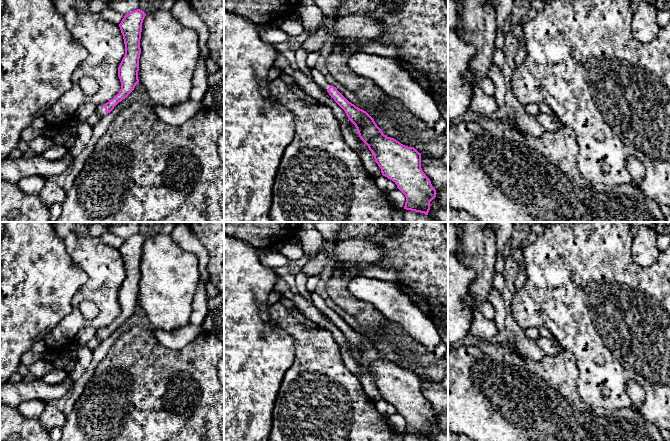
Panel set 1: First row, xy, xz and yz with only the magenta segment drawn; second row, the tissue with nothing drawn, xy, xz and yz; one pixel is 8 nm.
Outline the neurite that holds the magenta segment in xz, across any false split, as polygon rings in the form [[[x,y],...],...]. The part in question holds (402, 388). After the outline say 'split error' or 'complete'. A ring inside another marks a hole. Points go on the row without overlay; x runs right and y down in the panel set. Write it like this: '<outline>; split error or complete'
[[[312,292],[311,300],[345,335],[348,343],[357,352],[360,363],[372,376],[382,399],[392,404],[405,419],[404,433],[428,439],[430,426],[437,417],[421,392],[421,377],[414,371],[405,370],[384,359],[374,343],[349,326],[336,311],[327,306],[319,294]]]; split error

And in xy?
[[[137,233],[125,239],[119,248],[125,268],[125,279],[118,291],[121,313],[109,326],[98,329],[95,336],[97,339],[103,340],[110,337],[119,326],[134,314],[136,308],[139,307],[140,263],[145,240],[144,235]]]; split error

